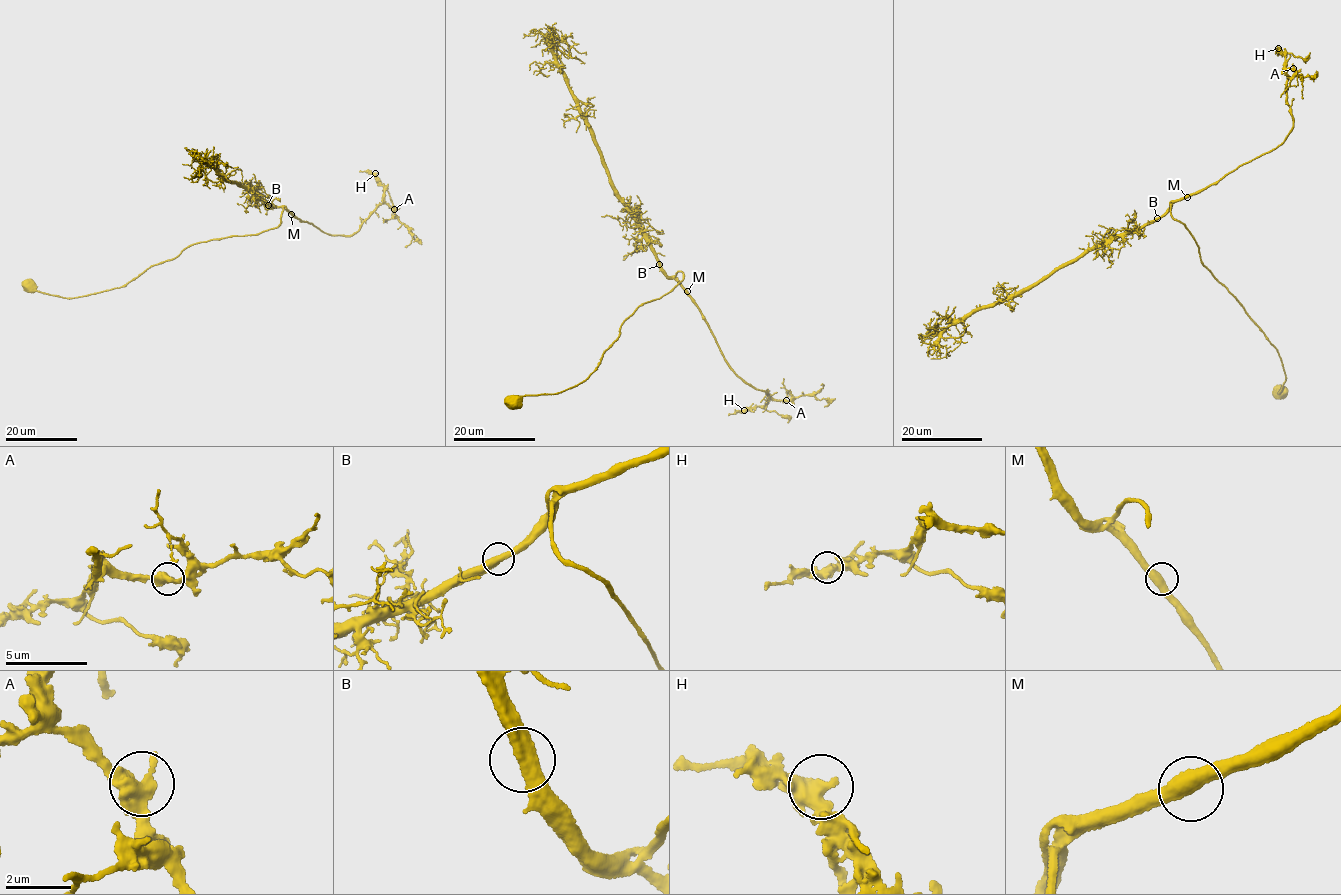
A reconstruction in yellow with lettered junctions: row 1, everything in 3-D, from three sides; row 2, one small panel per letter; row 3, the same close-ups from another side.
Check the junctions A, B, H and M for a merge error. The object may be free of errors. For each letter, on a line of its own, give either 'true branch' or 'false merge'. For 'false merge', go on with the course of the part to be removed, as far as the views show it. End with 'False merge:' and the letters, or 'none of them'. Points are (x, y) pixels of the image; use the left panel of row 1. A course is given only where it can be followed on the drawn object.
A: true branch
B: true branch
H: true branch
M: true branch
False merge: none of them

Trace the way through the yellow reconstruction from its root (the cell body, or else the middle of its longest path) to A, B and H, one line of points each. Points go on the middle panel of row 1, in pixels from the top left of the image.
A: (515, 401), (587, 378), (625, 319), (671, 290), (680, 271), (675, 278), (736, 374), (768, 399), (786, 400)
B: (515, 401), (557, 394), (587, 378), (625, 319), (683, 278), (680, 271), (665, 276), (659, 265)
H: (515, 401), (587, 378), (625, 319), (680, 271), (725, 359), (768, 391), (762, 407), (744, 410)

